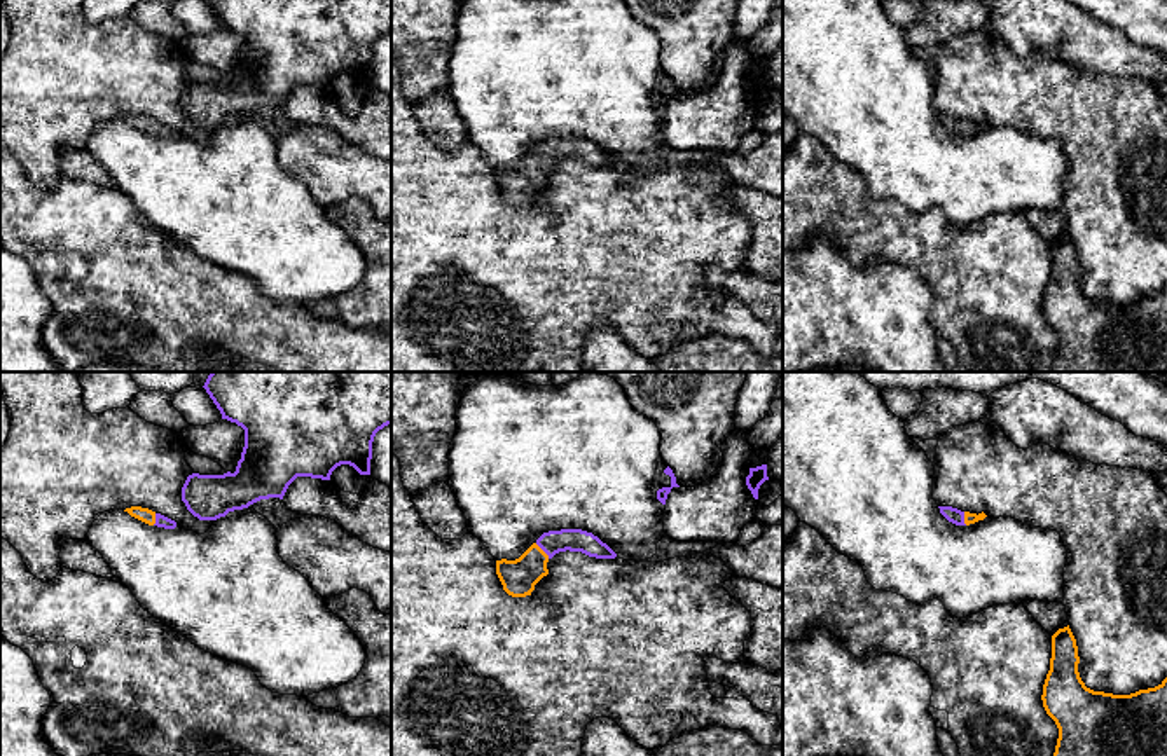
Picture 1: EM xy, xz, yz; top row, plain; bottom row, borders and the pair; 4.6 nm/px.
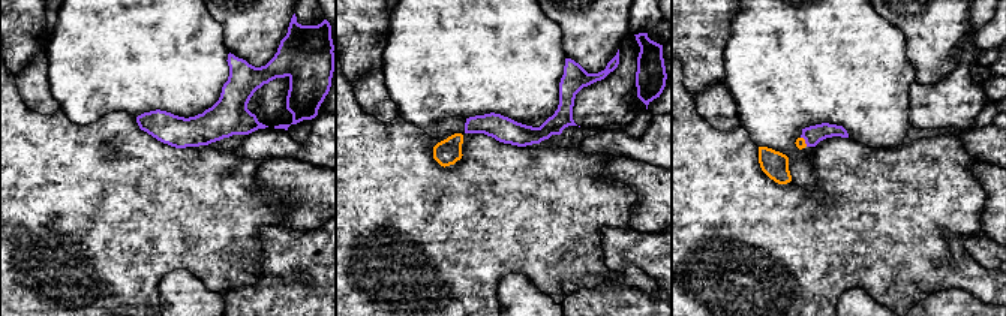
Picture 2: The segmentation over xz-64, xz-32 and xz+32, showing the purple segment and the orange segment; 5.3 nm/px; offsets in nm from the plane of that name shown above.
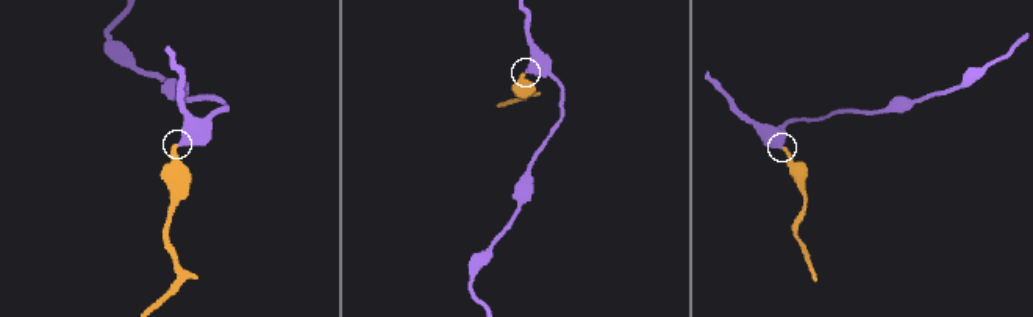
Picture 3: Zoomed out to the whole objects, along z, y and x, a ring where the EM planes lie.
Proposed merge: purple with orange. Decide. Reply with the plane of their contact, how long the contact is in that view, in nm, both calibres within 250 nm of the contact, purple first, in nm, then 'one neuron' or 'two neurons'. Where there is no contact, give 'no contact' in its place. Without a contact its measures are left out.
xz | 100 nm | 110/160 nm | one neuron

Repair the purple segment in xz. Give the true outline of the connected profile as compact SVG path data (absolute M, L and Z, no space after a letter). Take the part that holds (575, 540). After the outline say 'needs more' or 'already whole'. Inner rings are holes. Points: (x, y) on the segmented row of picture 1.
M561 529L543 533L519 559L496 560L496 574L512 597L531 595L535 585L549 574L547 562L559 552L582 552L596 559L615 559L617 553L592 533Z; needs more

